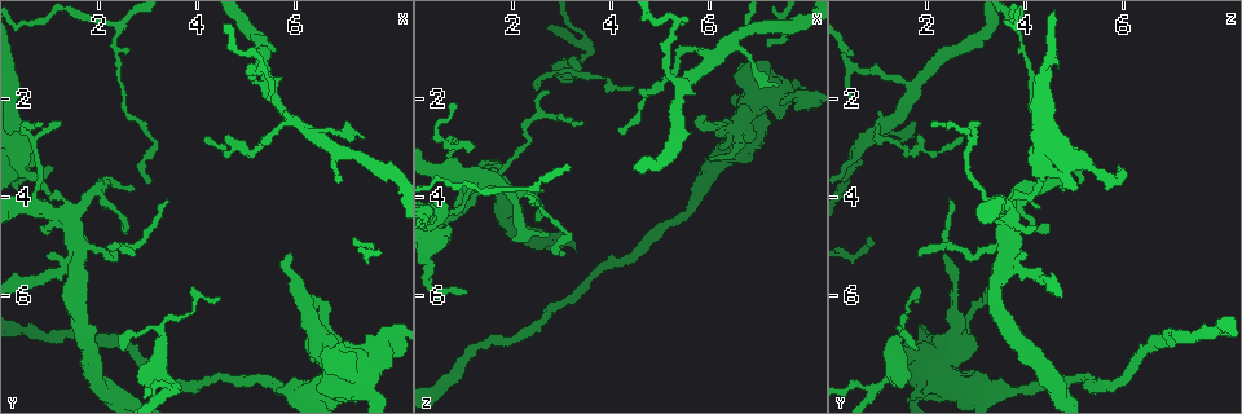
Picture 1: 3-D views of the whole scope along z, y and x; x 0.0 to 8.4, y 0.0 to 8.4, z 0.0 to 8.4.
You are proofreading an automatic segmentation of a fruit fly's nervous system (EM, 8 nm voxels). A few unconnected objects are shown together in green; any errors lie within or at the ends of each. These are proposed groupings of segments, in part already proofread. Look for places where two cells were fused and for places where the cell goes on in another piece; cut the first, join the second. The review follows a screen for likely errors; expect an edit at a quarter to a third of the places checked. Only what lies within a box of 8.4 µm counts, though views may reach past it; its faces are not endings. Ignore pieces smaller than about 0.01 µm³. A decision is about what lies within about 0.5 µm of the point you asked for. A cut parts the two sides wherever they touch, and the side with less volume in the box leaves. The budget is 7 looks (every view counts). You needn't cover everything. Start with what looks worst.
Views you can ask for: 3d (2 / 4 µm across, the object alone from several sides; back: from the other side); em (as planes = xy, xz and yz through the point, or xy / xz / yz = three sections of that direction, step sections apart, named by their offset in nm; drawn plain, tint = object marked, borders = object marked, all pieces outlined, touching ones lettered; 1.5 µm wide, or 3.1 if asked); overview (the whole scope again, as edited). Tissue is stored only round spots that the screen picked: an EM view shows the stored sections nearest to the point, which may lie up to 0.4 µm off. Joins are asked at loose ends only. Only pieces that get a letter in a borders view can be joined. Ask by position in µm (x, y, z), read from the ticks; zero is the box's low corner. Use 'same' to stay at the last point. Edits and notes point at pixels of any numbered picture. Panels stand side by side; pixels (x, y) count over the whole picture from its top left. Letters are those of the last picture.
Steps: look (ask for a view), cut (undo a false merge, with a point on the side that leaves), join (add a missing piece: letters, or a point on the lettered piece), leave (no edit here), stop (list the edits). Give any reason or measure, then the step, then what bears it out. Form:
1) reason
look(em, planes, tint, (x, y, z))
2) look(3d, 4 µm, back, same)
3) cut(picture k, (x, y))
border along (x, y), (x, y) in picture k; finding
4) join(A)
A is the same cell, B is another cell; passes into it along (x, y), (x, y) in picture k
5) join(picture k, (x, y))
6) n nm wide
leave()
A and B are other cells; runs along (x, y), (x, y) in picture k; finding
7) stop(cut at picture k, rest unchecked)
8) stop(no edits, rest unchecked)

thin end
look(em, planes, borders, (5.85, 5.20, 2.35))

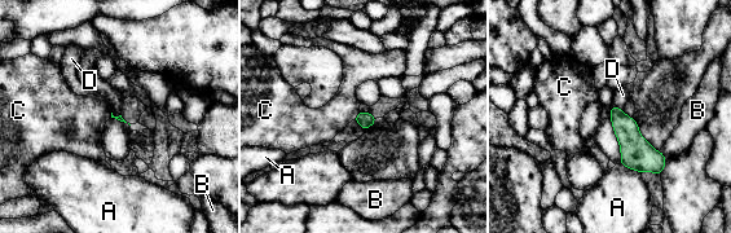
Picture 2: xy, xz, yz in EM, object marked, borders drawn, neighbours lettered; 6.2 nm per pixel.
join(D)
D is the same cell, A, B and C are other cells; passes into it along (626, 130), (616, 106), (622, 95) in picture 2; it goes on there

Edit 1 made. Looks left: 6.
see it whole again
look(overview)

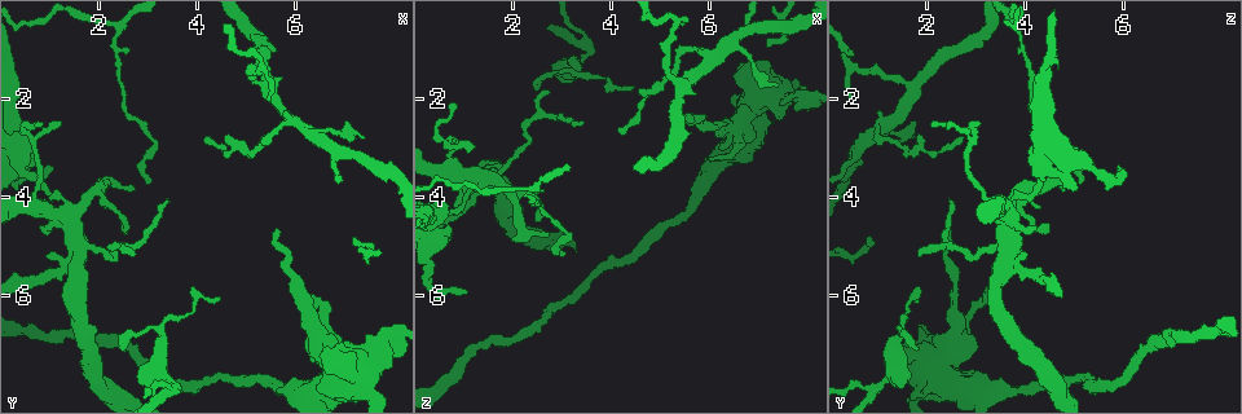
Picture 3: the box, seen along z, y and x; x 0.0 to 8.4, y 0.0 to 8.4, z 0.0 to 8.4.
branch stops here
look(em, xz, step 8, borders, (6.15, 7.05, 3.05))

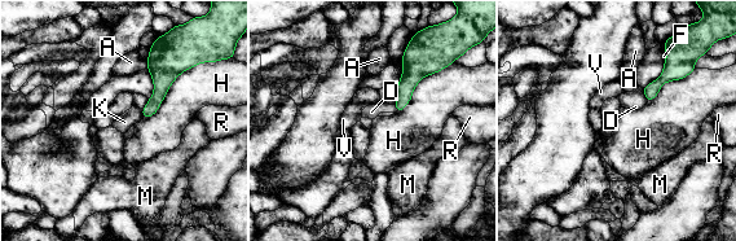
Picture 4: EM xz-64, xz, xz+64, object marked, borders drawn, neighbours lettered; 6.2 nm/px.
H touches over 400 nm
leave()
A, D, F, H, K, M, R and V are other cells; none of them fits

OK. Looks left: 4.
thin end
look(3d, 2 µm, (1.25, 2.50, 3.00))

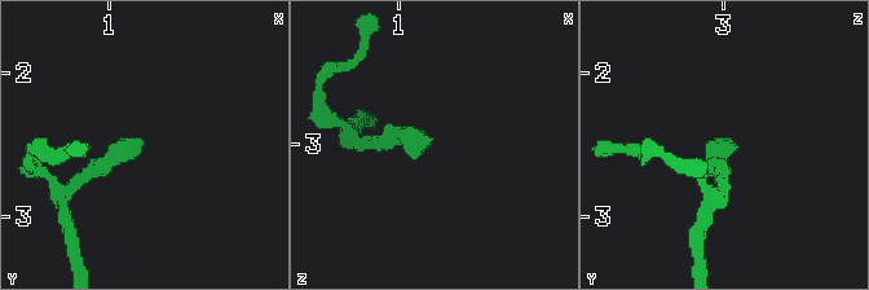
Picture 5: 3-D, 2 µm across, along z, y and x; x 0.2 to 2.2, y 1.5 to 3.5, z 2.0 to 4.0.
need the tissue
look(em, planes, plain, (1.24, 2.48, 2.98))

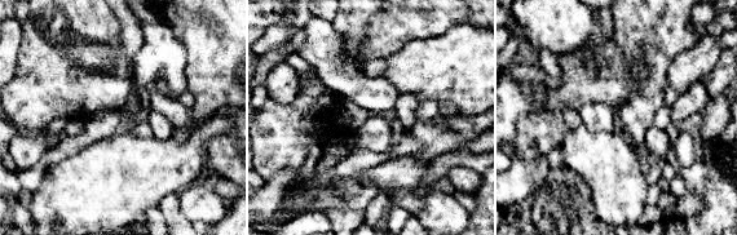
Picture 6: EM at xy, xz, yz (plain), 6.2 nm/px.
look(em, planes, borders, same)

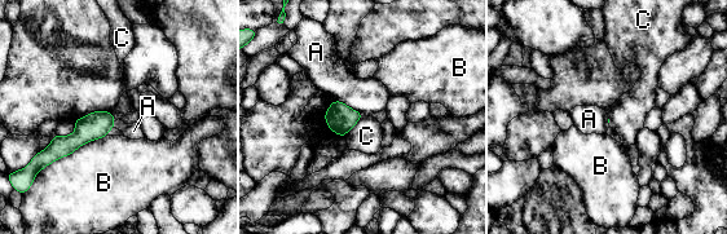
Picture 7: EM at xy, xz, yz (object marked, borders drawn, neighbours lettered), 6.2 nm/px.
leave()
A, B and C are other cells; runs along (109, 115), (48, 158) in picture 7; no lettered piece goes on from it

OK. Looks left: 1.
stop(join at picture 2, rest unchecked)

